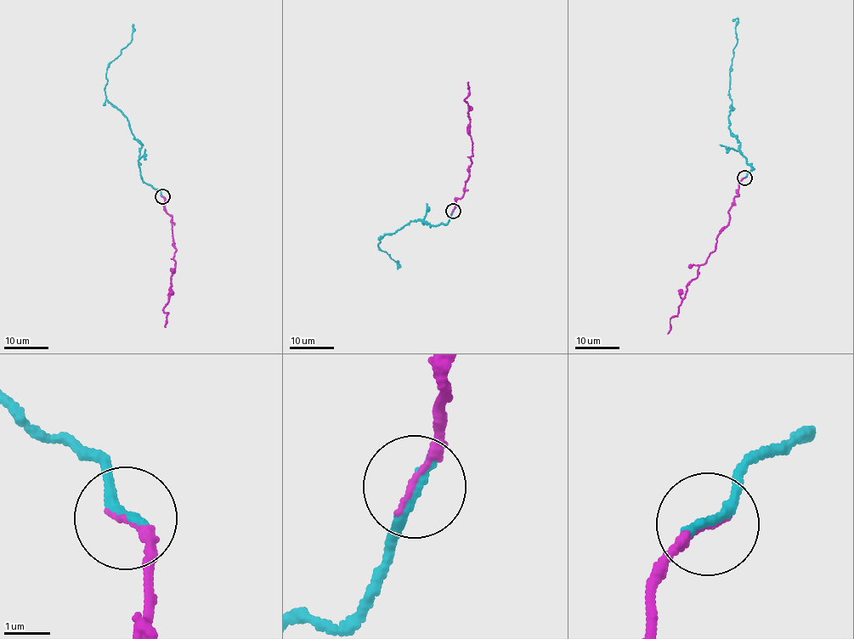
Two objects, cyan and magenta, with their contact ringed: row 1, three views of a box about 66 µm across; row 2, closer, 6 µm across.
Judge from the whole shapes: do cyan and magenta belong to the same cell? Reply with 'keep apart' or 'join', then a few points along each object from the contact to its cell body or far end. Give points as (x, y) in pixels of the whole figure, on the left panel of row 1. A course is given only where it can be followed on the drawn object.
join; cyan runs (162, 197), (143, 181), (141, 144), (127, 116), (104, 93), (107, 66), (129, 43), (132, 25); magenta runs (162, 197), (165, 211), (172, 216), (176, 263), (163, 312), (167, 313), (165, 327)

